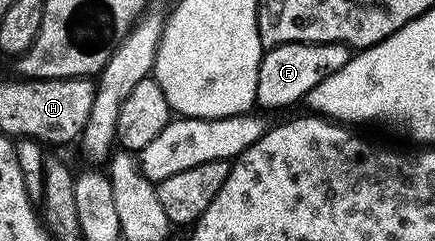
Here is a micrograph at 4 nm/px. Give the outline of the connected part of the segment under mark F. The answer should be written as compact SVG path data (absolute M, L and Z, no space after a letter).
M293 42L283 46L269 47L263 53L260 72L256 76L257 105L263 106L266 110L282 110L293 102L301 103L306 95L312 92L312 88L320 84L320 80L332 76L332 72L340 72L340 68L344 68L344 64L348 64L351 57L351 47L341 46L339 42Z

